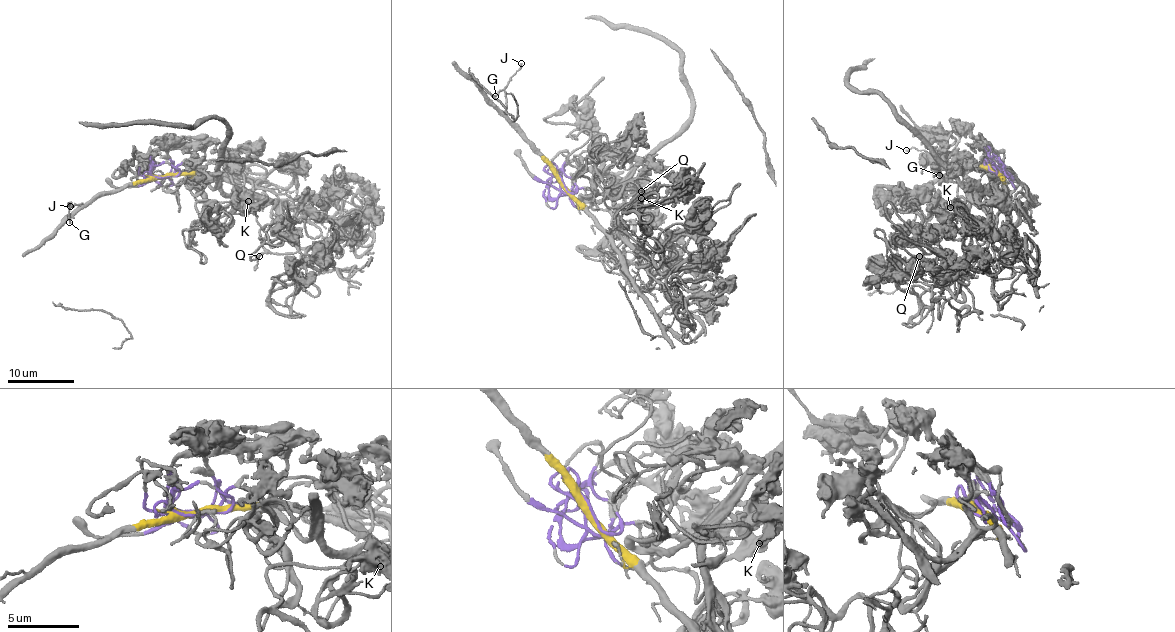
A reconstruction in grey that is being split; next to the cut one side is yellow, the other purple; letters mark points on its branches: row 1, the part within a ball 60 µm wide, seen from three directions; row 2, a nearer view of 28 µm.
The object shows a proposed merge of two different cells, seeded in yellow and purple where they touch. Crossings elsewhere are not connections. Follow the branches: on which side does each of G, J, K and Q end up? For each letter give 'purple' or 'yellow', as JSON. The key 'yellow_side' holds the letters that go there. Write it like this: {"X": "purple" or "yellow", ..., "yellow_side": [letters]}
{"G": "yellow", "J": "yellow", "K": "purple", "Q": "purple", "yellow_side": ["G", "J"]}

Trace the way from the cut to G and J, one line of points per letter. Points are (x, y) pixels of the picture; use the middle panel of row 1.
G: (562, 182), (556, 168), (509, 118), (506, 92), (503, 90), (494, 96)
J: (562, 182), (556, 168), (506, 112), (504, 87), (521, 63)

